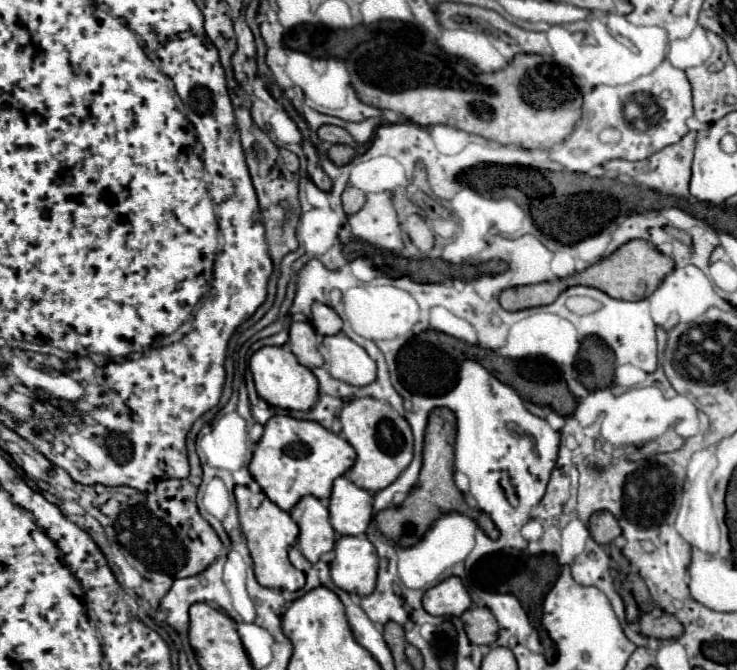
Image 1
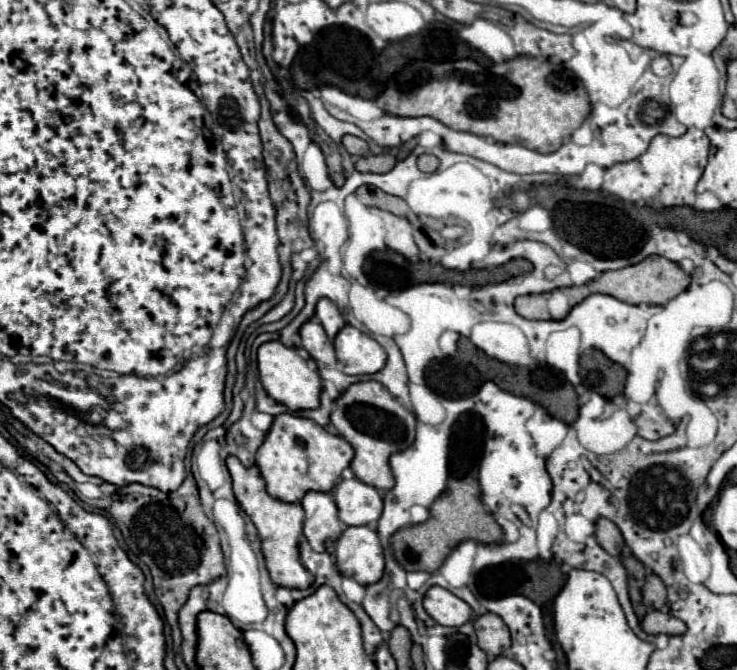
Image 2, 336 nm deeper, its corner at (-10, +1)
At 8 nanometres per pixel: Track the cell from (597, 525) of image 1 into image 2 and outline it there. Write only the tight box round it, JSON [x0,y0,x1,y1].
[594,518,624,556]

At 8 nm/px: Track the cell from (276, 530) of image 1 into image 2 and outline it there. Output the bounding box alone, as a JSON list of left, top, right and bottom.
[226,456,314,588]

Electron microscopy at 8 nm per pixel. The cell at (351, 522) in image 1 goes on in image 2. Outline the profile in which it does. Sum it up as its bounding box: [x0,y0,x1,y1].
[334,478,382,526]

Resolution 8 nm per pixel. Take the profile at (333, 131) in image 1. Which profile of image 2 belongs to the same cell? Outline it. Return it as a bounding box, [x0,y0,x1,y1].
[342,136,370,156]

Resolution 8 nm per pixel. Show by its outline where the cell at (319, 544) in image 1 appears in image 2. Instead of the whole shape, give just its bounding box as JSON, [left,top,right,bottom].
[302,492,342,552]

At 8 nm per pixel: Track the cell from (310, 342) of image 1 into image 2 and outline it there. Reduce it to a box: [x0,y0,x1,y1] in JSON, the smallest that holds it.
[300,320,336,366]

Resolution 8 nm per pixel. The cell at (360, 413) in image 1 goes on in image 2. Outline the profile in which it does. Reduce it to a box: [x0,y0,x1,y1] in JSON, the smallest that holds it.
[330,380,416,490]

